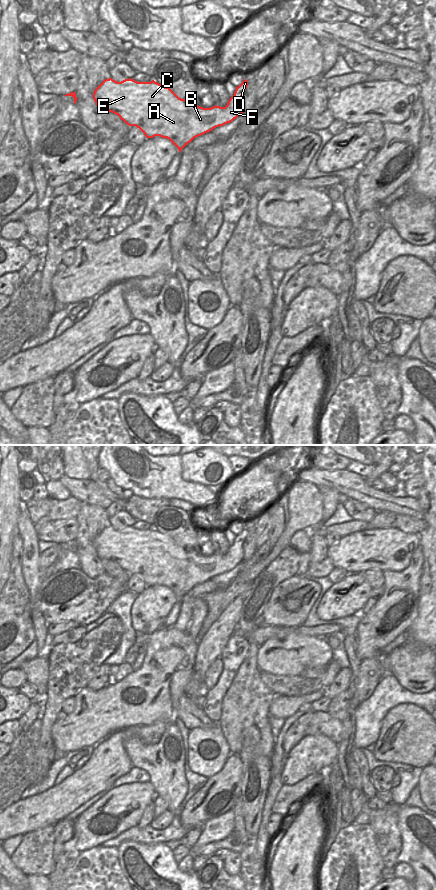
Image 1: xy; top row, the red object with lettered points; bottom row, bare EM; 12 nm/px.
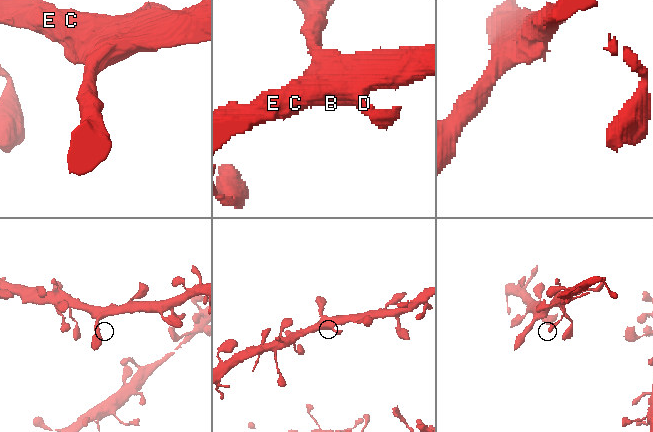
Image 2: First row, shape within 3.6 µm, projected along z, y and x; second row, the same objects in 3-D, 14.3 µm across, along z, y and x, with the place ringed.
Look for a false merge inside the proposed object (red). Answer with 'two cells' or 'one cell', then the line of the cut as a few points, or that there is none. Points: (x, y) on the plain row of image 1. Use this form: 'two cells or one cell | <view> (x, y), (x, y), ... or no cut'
one cell | no cut

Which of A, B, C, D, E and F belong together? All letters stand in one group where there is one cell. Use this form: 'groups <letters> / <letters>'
groups A B C D E F

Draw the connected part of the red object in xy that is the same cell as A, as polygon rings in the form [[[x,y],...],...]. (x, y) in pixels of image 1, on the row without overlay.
[[[109,526],[95,537],[93,547],[100,559],[118,563],[127,573],[139,576],[146,586],[160,584],[169,587],[181,600],[194,586],[230,571],[241,563],[244,560],[242,544],[247,534],[248,529],[245,527],[236,535],[234,543],[225,555],[214,553],[211,556],[203,556],[193,548],[179,546],[169,535],[162,534],[154,528],[137,530],[131,526],[117,530]]]

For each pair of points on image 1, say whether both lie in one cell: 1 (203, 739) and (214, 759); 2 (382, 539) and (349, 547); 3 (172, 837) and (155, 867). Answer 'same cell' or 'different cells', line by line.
1: same cell
2: same cell
3: different cells

